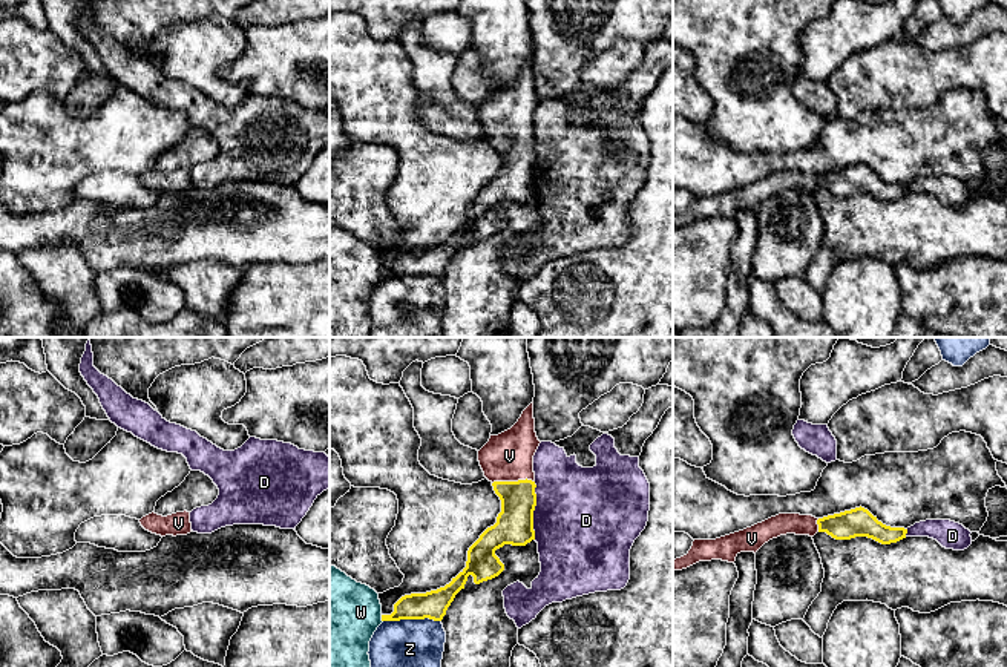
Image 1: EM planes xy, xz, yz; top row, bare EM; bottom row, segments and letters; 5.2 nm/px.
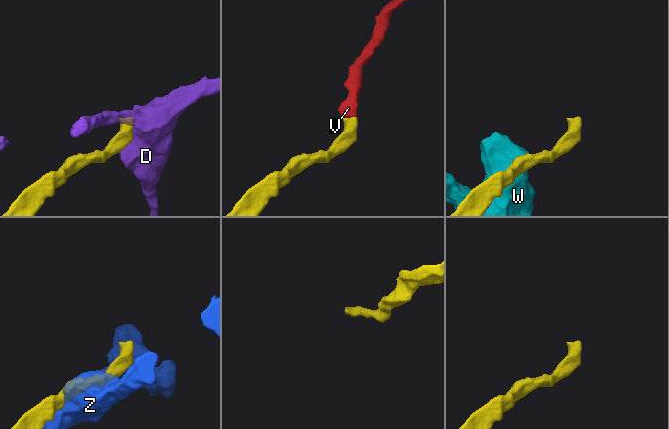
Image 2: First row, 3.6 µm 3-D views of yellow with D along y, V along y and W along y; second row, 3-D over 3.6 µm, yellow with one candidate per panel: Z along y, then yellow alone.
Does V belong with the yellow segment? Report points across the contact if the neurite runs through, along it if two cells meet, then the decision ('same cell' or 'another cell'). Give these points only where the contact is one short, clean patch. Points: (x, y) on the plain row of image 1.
runs through xz (514, 181), (512, 138), (509, 112); same cell

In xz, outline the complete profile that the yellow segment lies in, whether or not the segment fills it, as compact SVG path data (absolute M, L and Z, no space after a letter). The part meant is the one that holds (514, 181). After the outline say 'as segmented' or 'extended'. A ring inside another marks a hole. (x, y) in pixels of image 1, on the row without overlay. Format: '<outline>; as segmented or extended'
M532 58L510 86L490 92L489 98L478 107L484 133L501 156L497 179L487 184L469 204L466 224L449 241L426 250L402 253L394 261L391 271L382 271L382 278L425 274L441 278L455 251L464 245L469 232L474 233L475 241L480 241L504 227L504 221L495 212L497 205L504 201L526 202L535 196L533 112L540 100Z; extended

